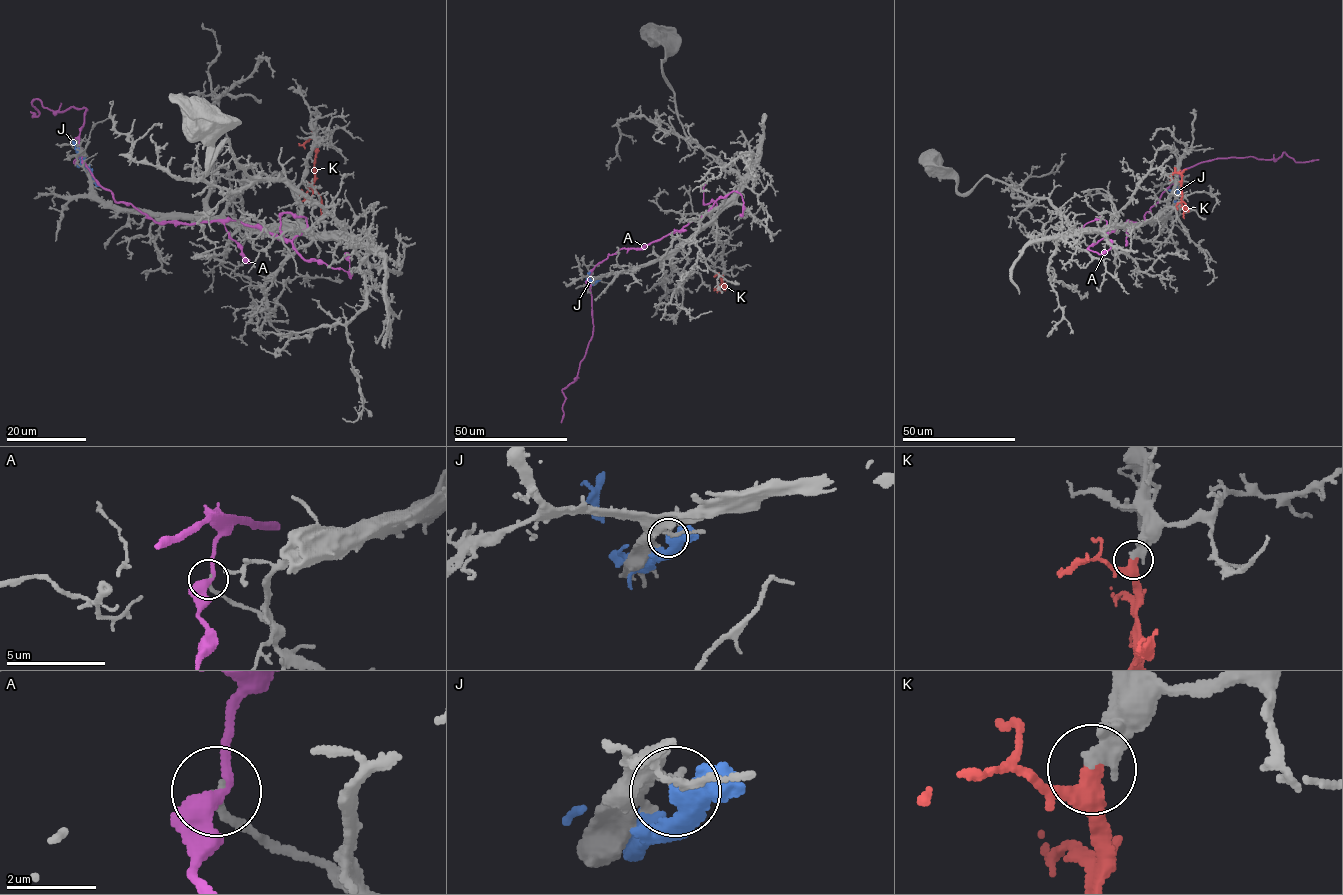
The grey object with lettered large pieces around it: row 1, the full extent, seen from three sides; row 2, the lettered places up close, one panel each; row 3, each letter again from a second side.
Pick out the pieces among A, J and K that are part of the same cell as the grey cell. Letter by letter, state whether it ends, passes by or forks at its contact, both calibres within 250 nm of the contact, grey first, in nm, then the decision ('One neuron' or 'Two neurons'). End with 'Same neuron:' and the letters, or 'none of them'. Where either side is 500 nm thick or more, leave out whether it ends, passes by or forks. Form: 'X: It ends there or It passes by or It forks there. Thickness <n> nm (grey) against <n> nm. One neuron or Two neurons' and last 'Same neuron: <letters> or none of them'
A: It passes by. Thickness 190 nm (grey) against 340 nm. Two neurons
J: It passes by. Thickness 360 nm (grey) against 340 nm. Two neurons
K: It passes by. Thickness 360 nm (grey) against 360 nm. One neuron
Same neuron: K

